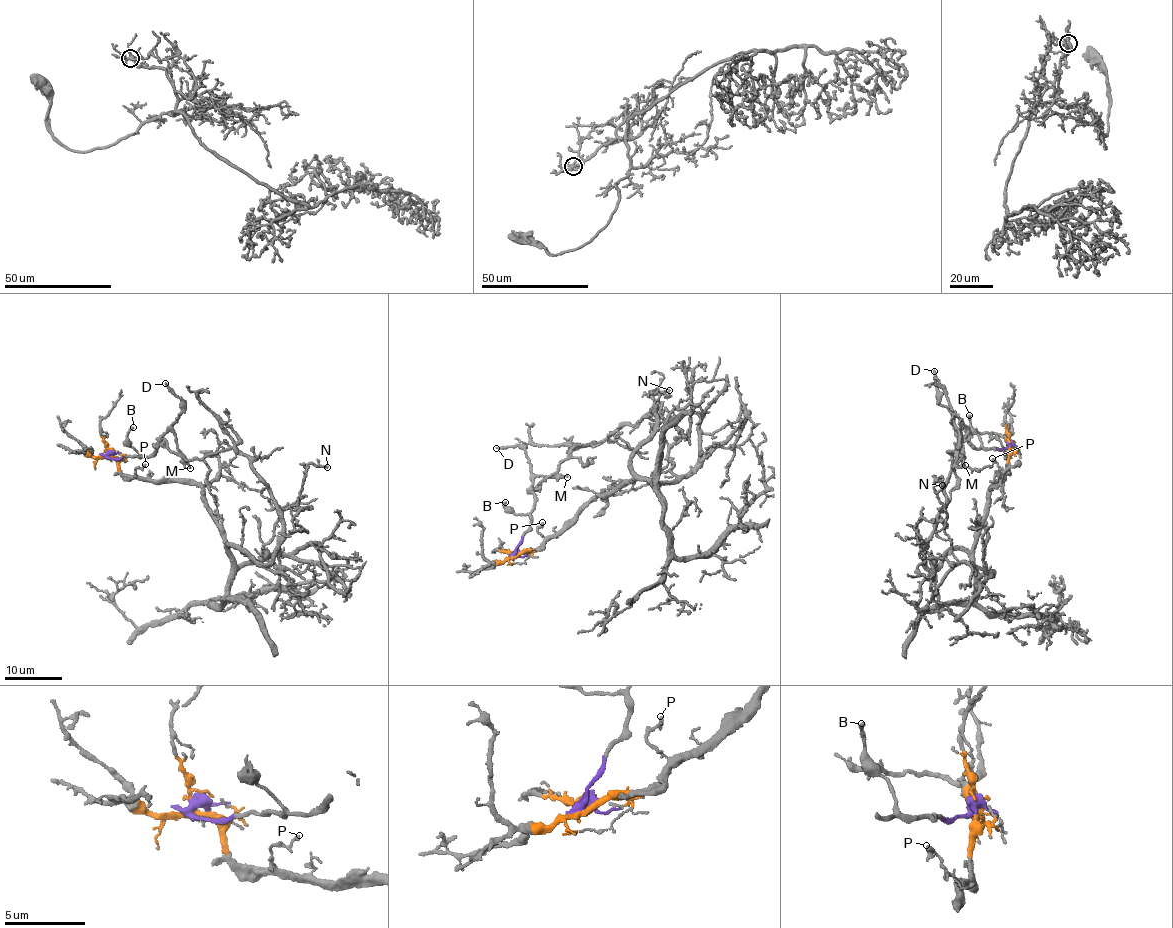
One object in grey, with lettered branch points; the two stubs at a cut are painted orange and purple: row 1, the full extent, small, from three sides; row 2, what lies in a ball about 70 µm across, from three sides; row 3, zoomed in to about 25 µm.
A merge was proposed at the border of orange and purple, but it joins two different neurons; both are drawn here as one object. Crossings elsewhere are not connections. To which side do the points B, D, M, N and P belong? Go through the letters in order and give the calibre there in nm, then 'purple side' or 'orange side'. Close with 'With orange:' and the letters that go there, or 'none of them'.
B: 240 nm | purple side
D: 240 nm | purple side
M: 140 nm | purple side
N: 200 nm | orange side
P: 180 nm | orange side
With orange: N, P

